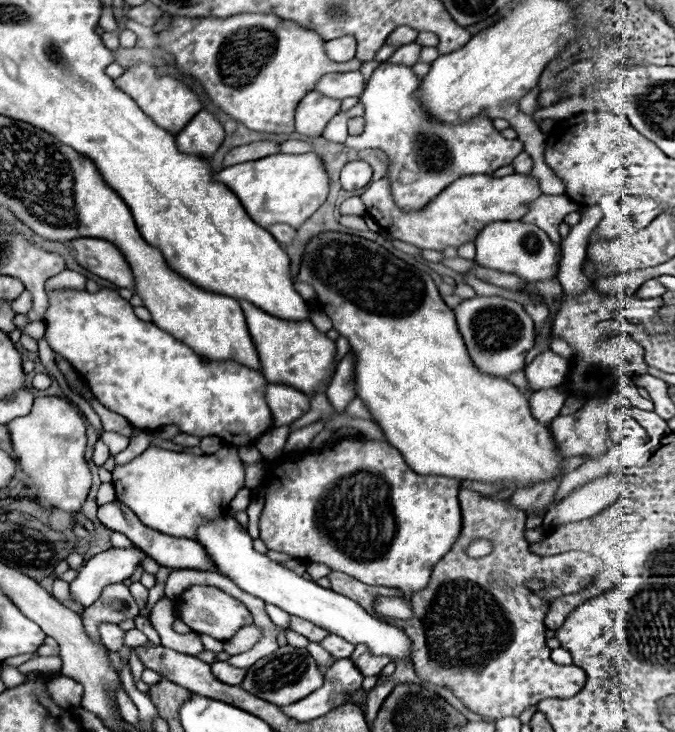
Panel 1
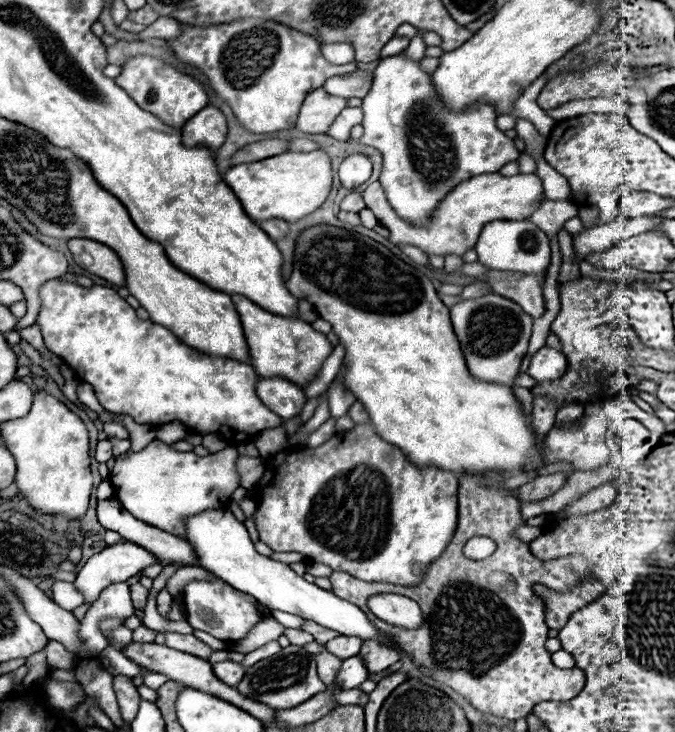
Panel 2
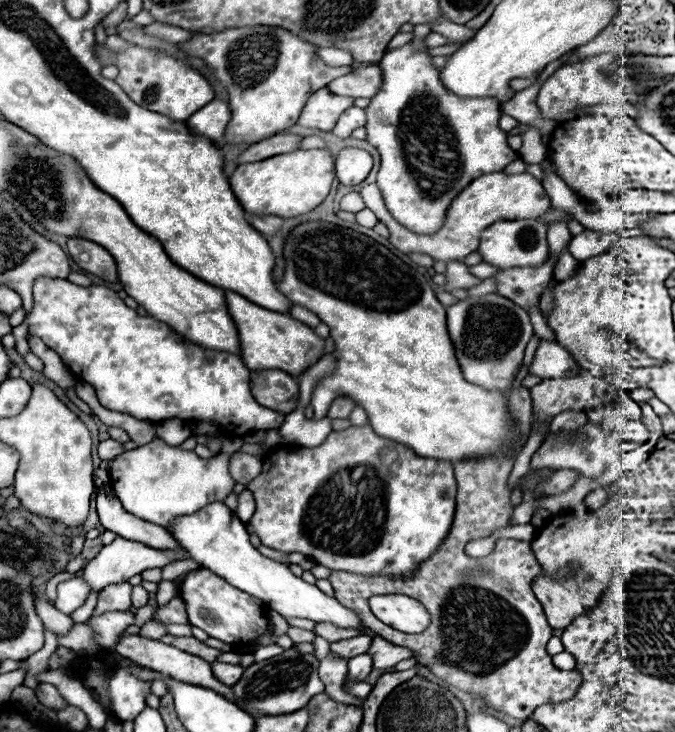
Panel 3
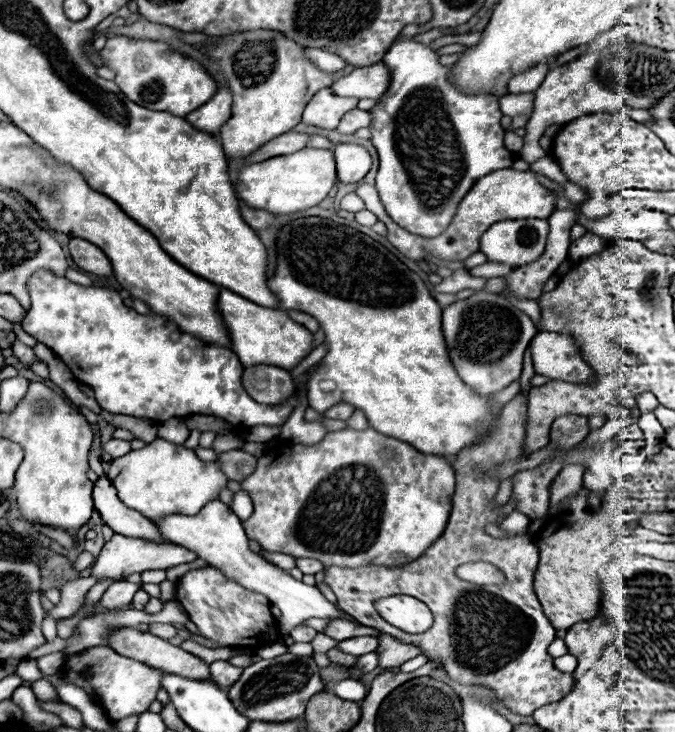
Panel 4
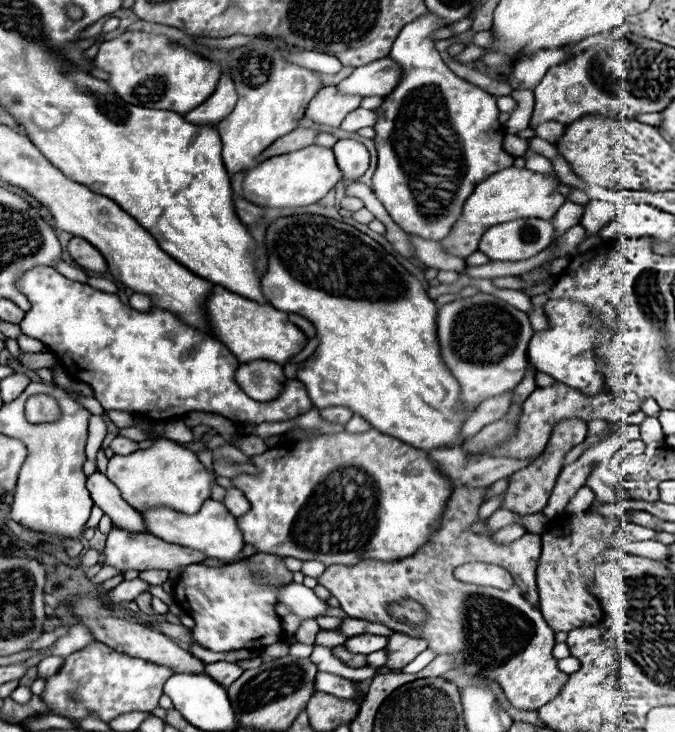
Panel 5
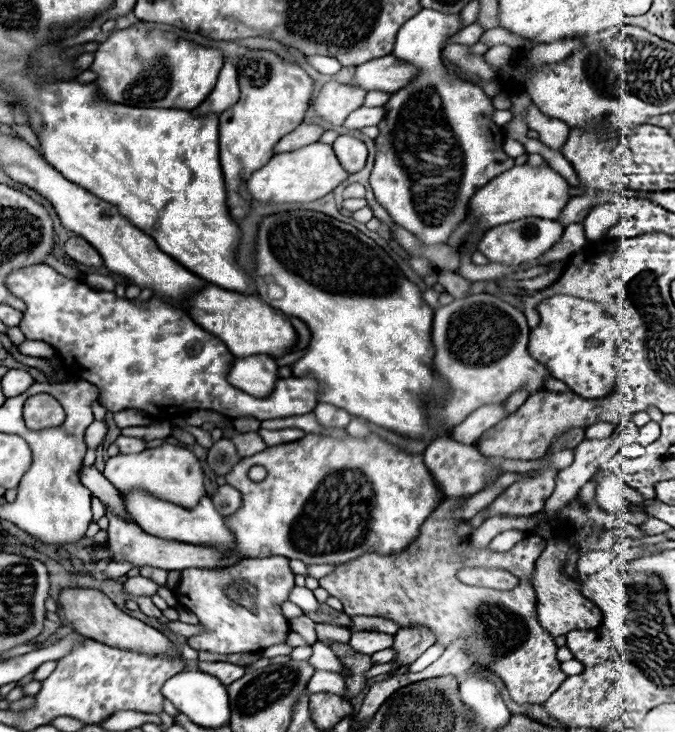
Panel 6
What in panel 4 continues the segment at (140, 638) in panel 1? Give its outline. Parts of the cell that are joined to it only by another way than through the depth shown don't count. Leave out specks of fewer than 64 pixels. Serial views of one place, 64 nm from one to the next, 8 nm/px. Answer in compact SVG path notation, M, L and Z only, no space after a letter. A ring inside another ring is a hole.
M150 624L150 630L148 632L154 632L156 636L162 636L166 640L178 636L178 628L172 626L172 624Z

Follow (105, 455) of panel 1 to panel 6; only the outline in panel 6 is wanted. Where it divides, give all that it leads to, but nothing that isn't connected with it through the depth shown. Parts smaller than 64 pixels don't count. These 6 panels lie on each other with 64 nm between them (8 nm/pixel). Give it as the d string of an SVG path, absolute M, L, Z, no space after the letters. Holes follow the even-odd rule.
M120 436L116 440L118 448L122 454L136 454L140 450L146 450L146 442L140 440L140 438L128 438L128 436Z

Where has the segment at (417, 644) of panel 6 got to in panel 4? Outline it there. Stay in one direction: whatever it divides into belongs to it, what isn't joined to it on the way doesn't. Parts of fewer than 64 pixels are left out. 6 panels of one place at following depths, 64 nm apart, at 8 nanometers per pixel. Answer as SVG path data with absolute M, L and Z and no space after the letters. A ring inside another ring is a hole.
M382 634L380 636L380 650L376 650L380 654L380 668L400 668L404 662L416 658L422 650L416 644L406 644L396 640L394 636Z

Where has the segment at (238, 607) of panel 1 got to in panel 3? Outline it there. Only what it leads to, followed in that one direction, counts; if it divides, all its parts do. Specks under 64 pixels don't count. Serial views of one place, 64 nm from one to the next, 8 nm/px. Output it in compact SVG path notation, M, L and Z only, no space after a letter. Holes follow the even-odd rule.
M198 568L182 580L180 598L186 604L190 624L202 628L210 638L218 638L226 644L252 644L268 628L266 604L260 598L234 588L208 568Z

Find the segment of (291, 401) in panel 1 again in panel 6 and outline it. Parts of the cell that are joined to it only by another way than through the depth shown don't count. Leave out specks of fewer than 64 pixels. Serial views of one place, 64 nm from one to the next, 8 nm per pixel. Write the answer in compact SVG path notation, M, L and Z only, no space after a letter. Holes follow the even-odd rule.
M256 354L248 358L234 358L228 370L228 382L252 396L266 396L272 392L276 376L276 362L268 354Z

